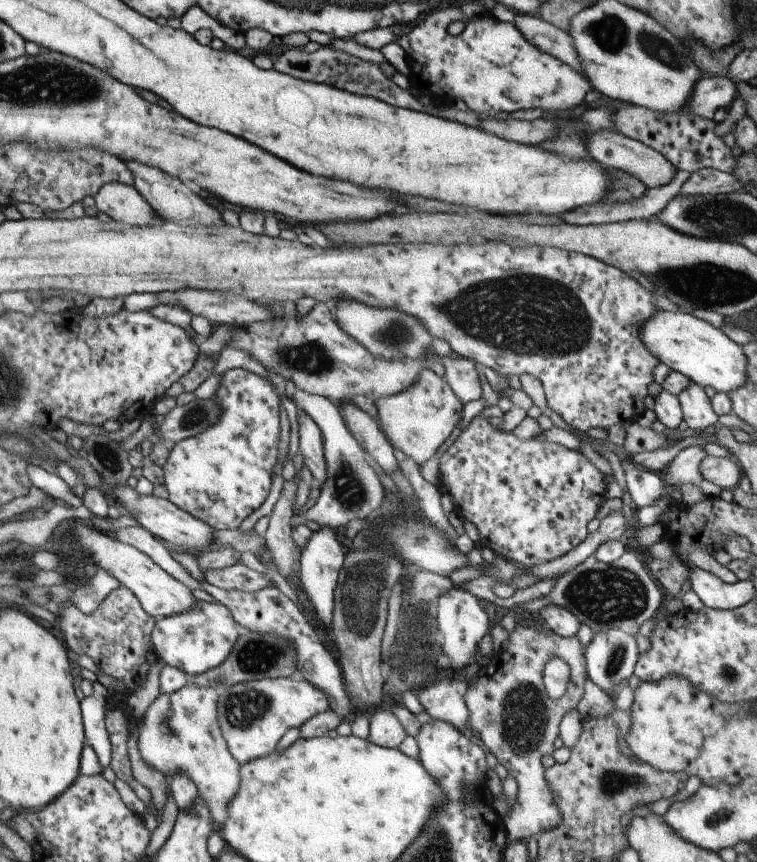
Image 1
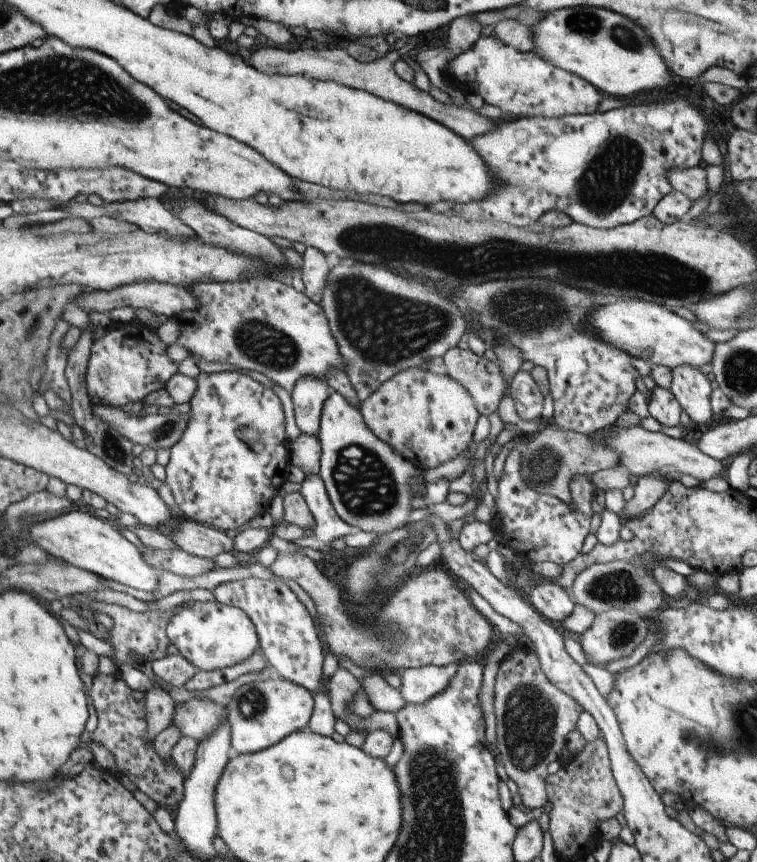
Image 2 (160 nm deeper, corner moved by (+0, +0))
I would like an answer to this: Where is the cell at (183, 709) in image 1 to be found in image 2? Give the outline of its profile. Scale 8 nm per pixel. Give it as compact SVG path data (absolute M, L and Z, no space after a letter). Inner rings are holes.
M191 699L174 704L172 722L180 732L199 742L209 734L225 717L225 708L209 701Z

